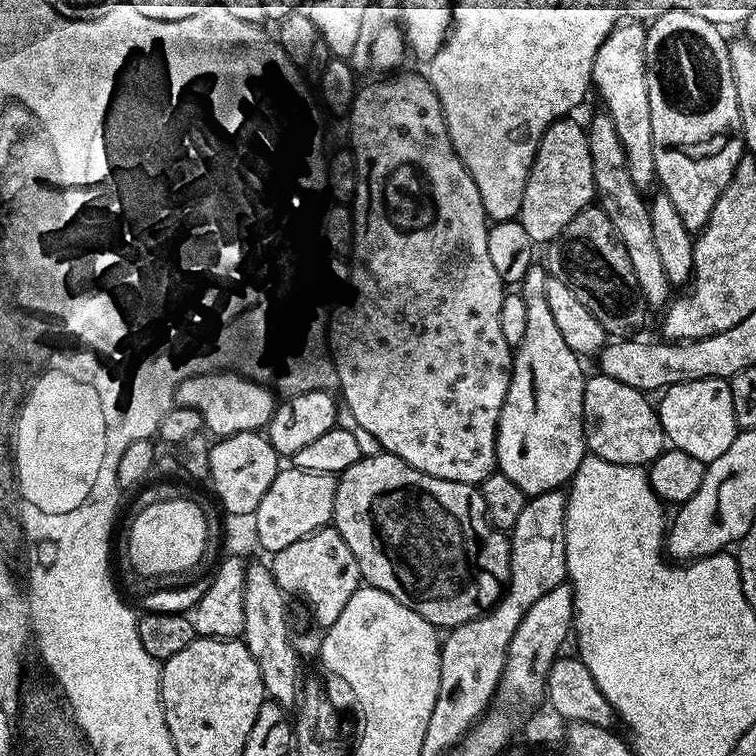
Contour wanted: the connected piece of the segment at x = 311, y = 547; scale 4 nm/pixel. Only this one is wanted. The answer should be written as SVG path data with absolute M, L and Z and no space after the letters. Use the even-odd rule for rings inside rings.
M335 526L320 528L306 538L300 538L286 550L271 553L270 567L278 586L289 597L301 596L308 603L312 616L321 624L321 629L328 629L338 622L338 614L346 610L346 602L362 587L358 558L350 551L350 546L338 534Z

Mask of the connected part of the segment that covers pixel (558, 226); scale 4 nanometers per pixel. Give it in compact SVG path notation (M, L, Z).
M565 118L563 120L554 121L546 130L546 134L542 134L540 145L536 151L534 162L530 166L530 174L526 178L526 190L522 190L522 206L520 207L519 221L522 230L526 230L526 234L530 234L533 245L544 246L562 234L562 230L566 230L566 226L570 226L570 222L574 222L574 214L578 214L582 209L589 207L593 203L592 195L598 192L598 185L594 182L594 166L590 162L590 146L588 145L588 133L583 123L579 124L578 121L572 120L576 118Z

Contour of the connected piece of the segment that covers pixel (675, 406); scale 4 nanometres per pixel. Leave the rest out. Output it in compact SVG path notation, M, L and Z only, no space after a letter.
M702 378L694 382L682 382L663 389L660 398L658 411L662 430L671 447L686 450L686 454L698 458L705 466L730 450L730 442L734 442L738 429L728 380Z

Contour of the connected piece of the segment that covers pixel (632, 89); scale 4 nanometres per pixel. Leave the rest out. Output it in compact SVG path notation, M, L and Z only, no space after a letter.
M622 22L598 46L592 71L592 88L600 95L603 111L614 122L622 150L626 150L626 166L630 170L631 187L648 188L657 183L654 166L654 130L650 130L650 90L646 86L646 38L648 29L640 22Z

